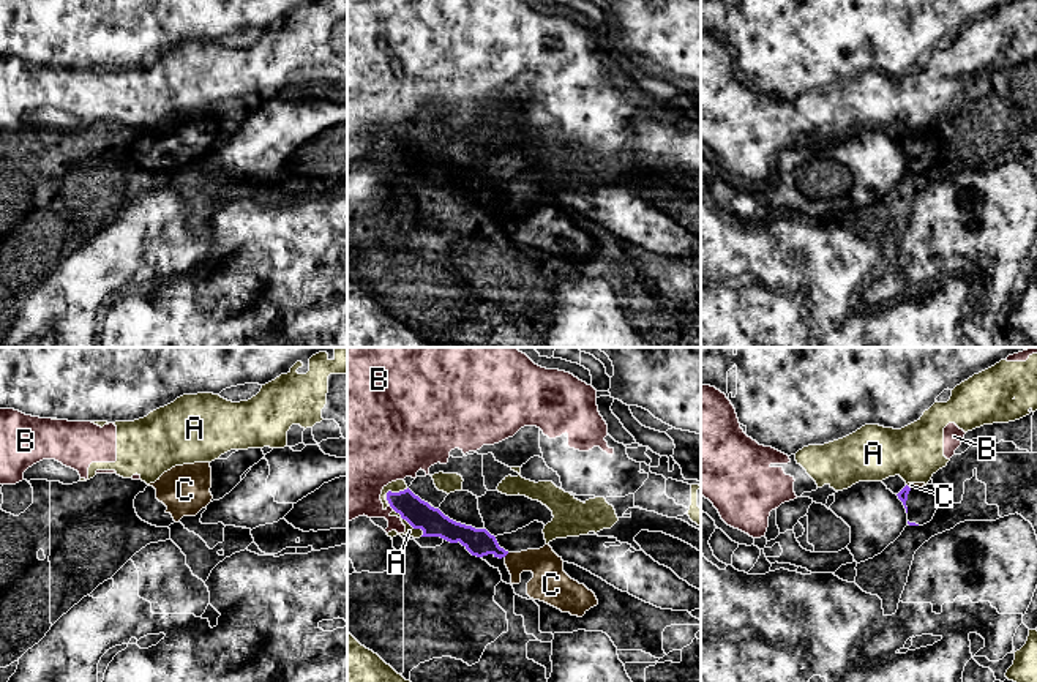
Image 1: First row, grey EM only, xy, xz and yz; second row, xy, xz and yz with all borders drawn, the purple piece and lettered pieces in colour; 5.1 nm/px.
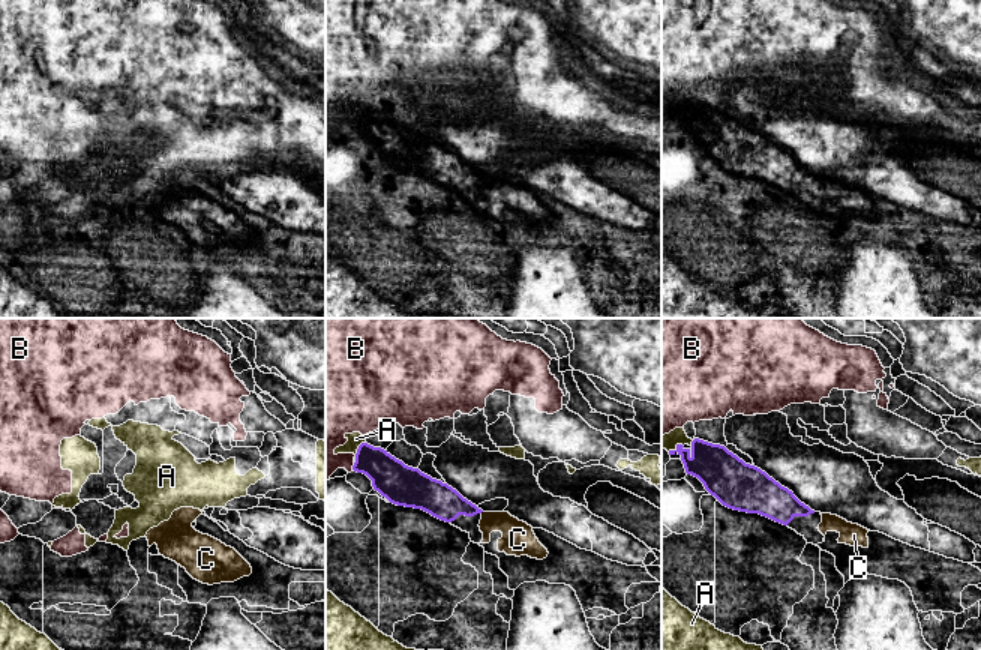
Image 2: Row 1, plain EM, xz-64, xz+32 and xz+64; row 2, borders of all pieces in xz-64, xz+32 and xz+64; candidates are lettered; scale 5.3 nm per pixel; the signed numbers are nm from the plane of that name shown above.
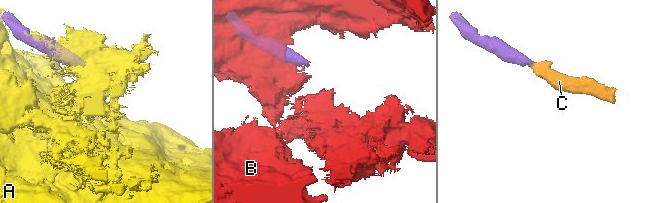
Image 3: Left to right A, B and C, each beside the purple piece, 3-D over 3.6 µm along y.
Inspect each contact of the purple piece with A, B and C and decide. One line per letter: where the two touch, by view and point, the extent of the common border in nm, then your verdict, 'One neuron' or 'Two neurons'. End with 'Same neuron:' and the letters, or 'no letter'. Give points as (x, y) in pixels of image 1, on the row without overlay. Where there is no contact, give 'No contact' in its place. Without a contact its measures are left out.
A: Touches purple at xz (409, 169). Shared border 200 nm. Two neurons
B: Touches purple at xz (389, 149). Shared border 90 nm. Two neurons
C: Touches purple at xz (505, 201). Shared border 40 nm. One neuron
Same neuron: C

